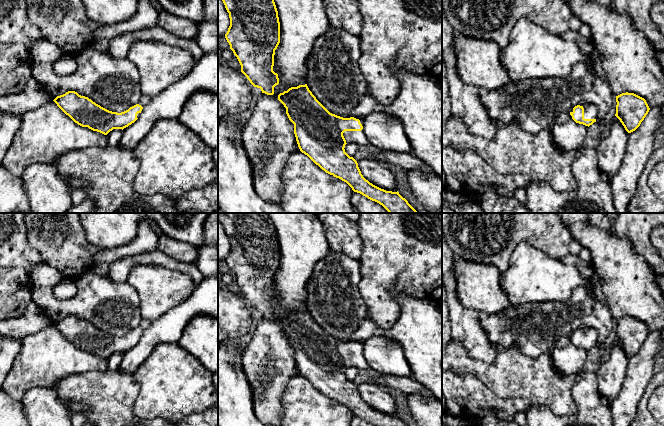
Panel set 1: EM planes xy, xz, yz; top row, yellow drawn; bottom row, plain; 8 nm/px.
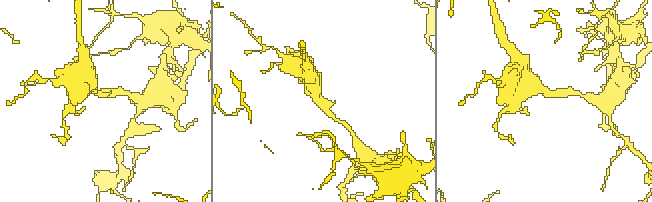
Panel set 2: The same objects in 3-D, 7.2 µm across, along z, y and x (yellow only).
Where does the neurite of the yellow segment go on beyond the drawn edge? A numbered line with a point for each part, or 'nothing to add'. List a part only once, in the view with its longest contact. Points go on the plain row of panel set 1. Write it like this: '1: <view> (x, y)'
1: xz (358, 361)

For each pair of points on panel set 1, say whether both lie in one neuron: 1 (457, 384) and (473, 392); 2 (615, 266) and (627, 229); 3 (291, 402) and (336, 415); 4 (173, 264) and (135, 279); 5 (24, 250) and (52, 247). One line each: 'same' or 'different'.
1: same
2: different
3: same
4: different
5: different

